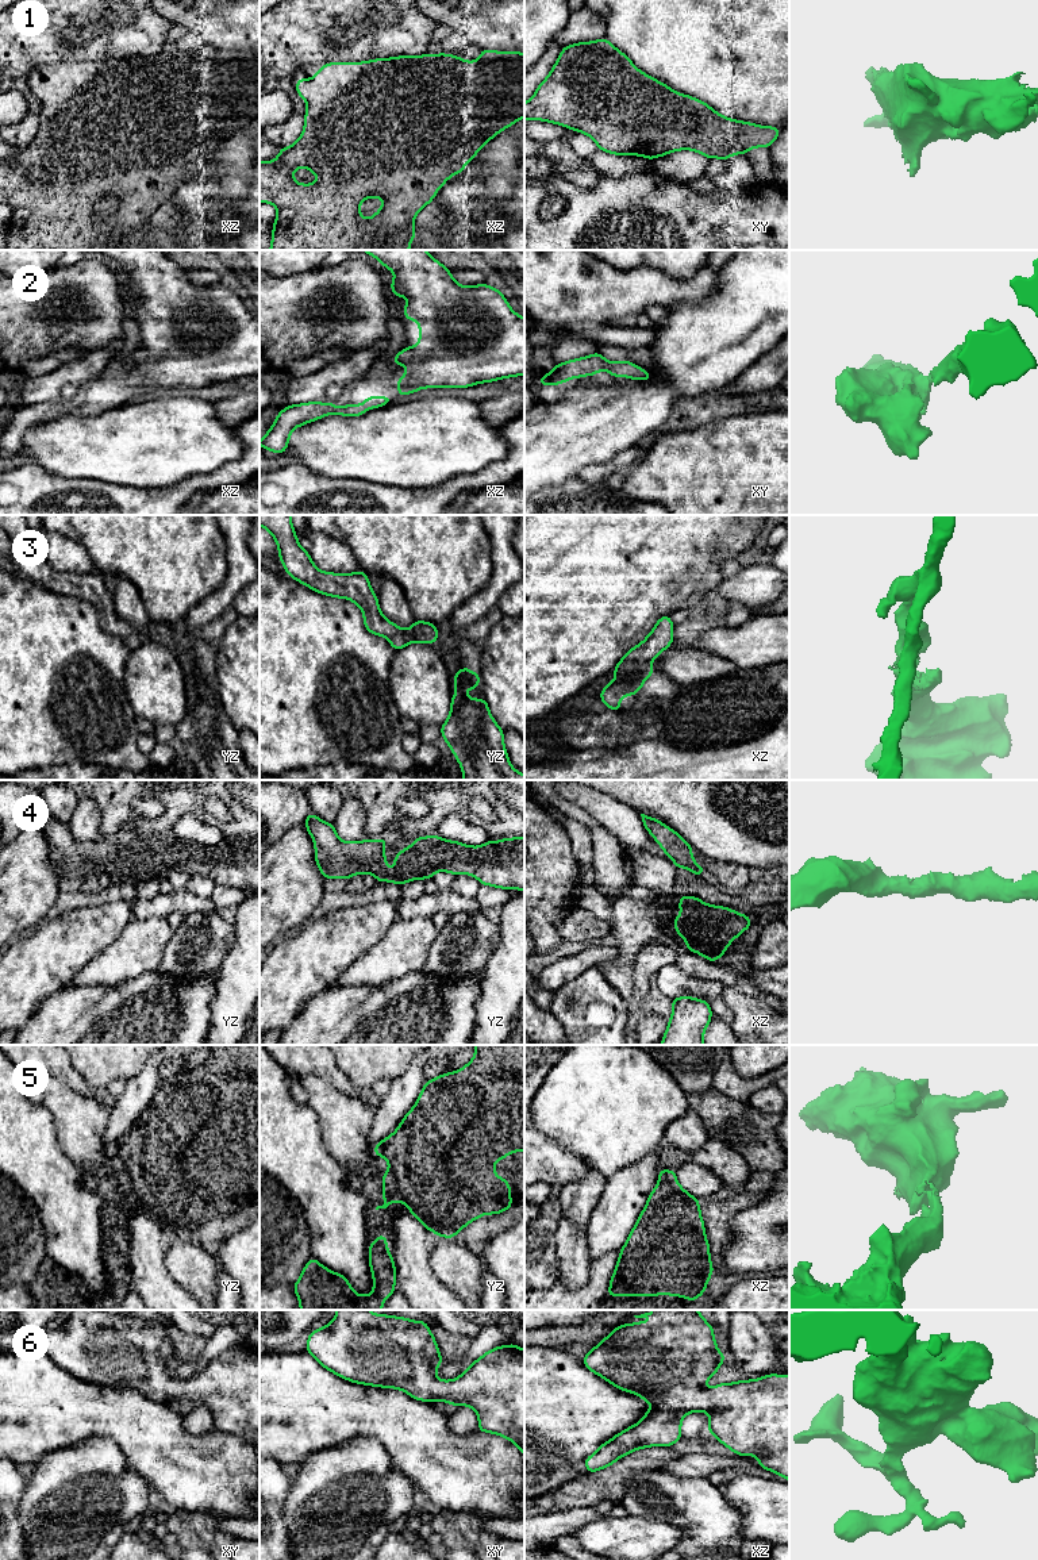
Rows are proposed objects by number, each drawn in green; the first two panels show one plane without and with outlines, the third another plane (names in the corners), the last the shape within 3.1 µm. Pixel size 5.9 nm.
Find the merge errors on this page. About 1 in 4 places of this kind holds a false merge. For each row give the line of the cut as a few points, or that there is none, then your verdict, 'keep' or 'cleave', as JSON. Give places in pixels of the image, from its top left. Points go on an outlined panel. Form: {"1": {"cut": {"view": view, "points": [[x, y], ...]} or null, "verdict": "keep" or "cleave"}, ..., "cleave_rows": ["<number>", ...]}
{"1": {"cut": null, "verdict": "keep"}, "2": {"cut": null, "verdict": "keep"}, "3": {"cut": null, "verdict": "keep"}, "4": {"cut": null, "verdict": "keep"}, "5": {"cut": null, "verdict": "keep"}, "6": {"cut": null, "verdict": "keep"}, "cleave_rows": []}

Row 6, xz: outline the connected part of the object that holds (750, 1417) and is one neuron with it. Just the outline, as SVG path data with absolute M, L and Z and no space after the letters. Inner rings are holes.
M653 1310L635 1318L662 1318L661 1323L624 1323L615 1327L584 1357L584 1365L597 1376L610 1382L616 1388L635 1394L653 1407L643 1418L618 1433L584 1460L587 1472L596 1472L614 1465L615 1461L637 1449L649 1446L672 1446L680 1438L683 1418L695 1411L710 1414L708 1432L738 1456L757 1456L758 1467L774 1472L789 1480L789 1375L769 1373L754 1380L720 1383L706 1388L706 1382L716 1375L720 1364L727 1357L719 1352L714 1337L714 1327L697 1310Z

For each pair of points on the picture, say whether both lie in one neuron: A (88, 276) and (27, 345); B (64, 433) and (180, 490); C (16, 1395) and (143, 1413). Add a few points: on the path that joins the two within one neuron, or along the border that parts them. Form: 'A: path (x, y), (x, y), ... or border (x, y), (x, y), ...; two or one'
A: path (88, 300), (88, 311), (61, 338), (52, 338); one
B: border (203, 473), (195, 473), (169, 487), (142, 490); two
C: path (47, 1409), (112, 1413); one

